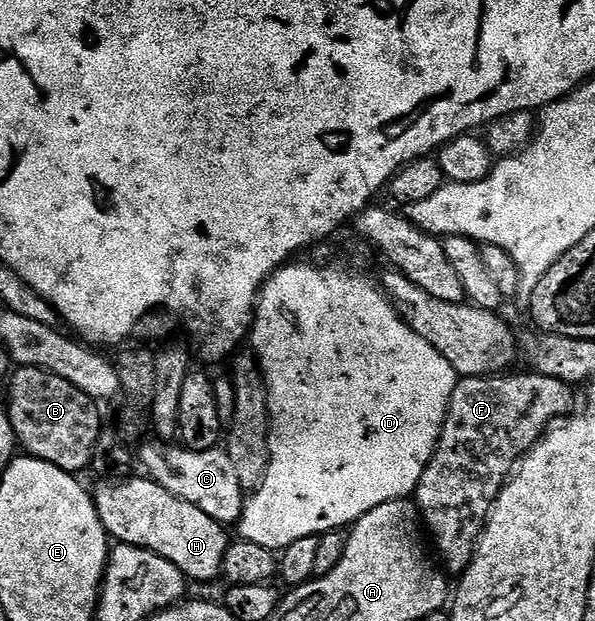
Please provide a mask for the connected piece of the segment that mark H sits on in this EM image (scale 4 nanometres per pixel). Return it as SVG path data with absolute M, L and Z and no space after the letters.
M132 475L118 483L99 484L103 485L93 489L93 496L97 515L108 538L124 545L148 549L161 555L161 559L169 559L169 563L183 572L188 582L220 580L229 546L228 530L209 519L201 507L193 507L193 503L177 499L173 491L165 491L165 487L146 475Z

